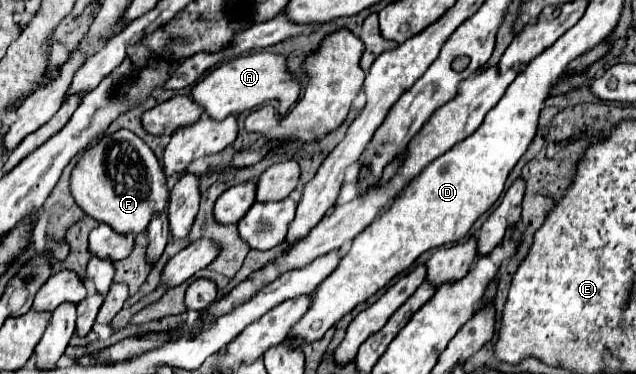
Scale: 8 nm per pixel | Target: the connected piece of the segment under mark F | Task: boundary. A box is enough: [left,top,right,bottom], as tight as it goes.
[70,129,168,235]

